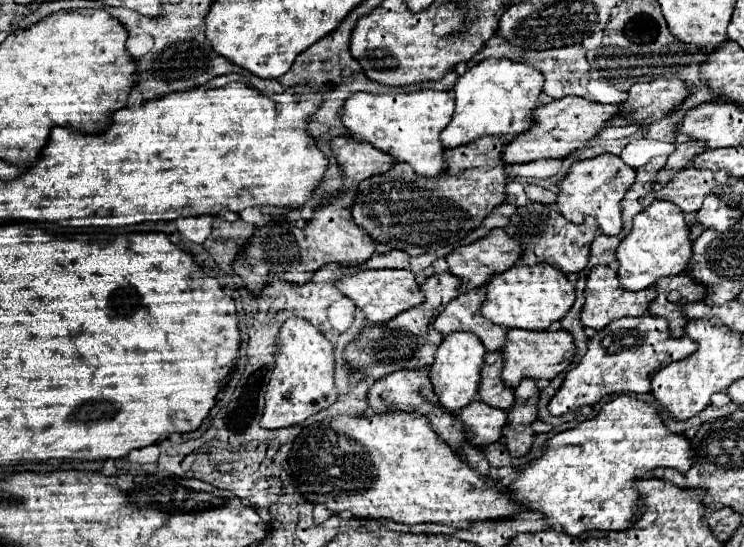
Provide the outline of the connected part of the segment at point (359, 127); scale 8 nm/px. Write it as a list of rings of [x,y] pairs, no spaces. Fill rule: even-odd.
[[[418,90],[402,94],[368,94],[354,92],[344,100],[340,108],[340,120],[350,136],[358,142],[368,142],[374,148],[394,156],[398,162],[410,164],[422,176],[440,174],[446,170],[442,158],[440,130],[448,126],[454,112],[454,100],[448,92],[438,90]]]

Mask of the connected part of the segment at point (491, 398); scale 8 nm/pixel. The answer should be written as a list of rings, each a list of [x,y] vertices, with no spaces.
[[[488,352],[486,364],[482,366],[478,398],[482,402],[486,402],[488,406],[508,410],[514,404],[514,392],[502,384],[500,370],[502,370],[500,354],[498,352]]]

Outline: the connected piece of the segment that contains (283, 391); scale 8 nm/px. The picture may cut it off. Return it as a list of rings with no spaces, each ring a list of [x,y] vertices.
[[[288,318],[276,336],[274,370],[266,390],[262,428],[284,428],[304,422],[308,416],[328,408],[336,400],[334,390],[334,352],[324,334],[304,318]]]

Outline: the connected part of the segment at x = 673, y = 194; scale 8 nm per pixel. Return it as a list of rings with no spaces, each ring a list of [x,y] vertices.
[[[684,168],[662,186],[662,198],[676,204],[682,212],[696,212],[702,206],[704,196],[710,194],[714,186],[726,184],[726,180],[726,172]]]

